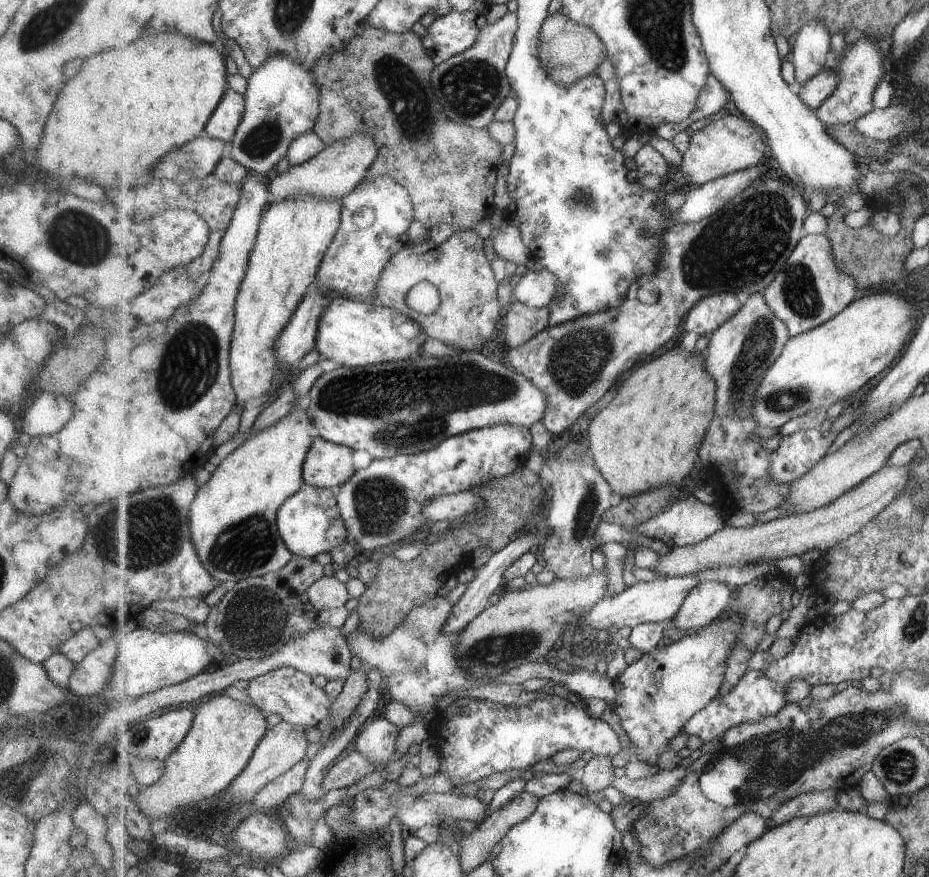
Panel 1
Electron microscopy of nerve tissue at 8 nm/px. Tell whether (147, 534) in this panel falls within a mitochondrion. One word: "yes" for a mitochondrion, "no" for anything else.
yes

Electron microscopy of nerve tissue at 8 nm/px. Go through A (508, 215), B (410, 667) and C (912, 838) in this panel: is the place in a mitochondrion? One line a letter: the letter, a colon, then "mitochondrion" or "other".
A: other
B: mitochondrion
C: other

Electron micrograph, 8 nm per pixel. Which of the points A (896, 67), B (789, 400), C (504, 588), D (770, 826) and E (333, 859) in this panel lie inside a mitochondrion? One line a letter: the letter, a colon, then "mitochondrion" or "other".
A: other
B: mitochondrion
C: other
D: other
E: other

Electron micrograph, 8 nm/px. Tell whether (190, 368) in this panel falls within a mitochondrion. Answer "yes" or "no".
yes

